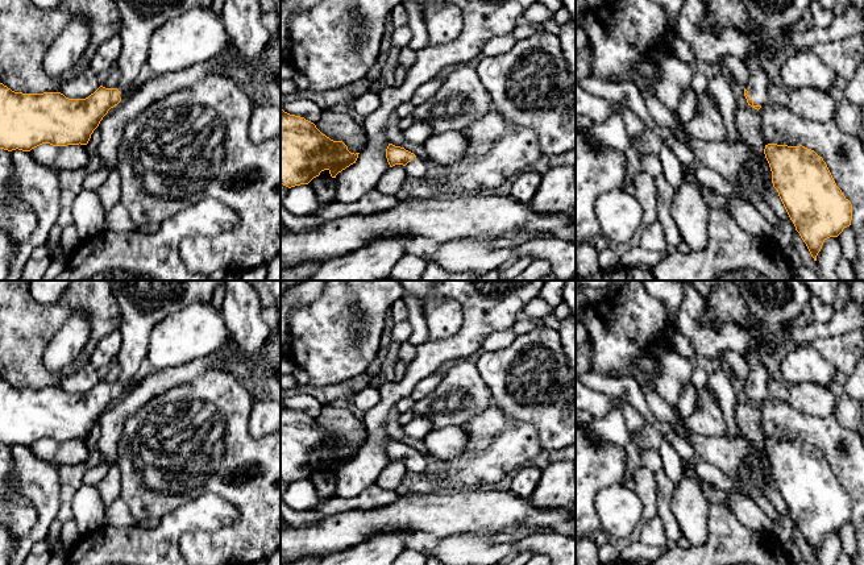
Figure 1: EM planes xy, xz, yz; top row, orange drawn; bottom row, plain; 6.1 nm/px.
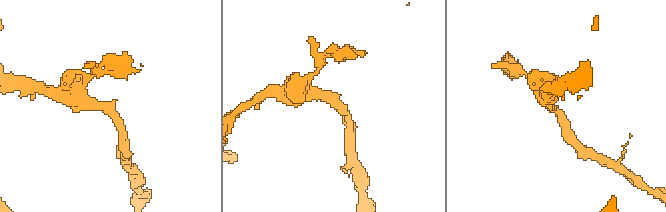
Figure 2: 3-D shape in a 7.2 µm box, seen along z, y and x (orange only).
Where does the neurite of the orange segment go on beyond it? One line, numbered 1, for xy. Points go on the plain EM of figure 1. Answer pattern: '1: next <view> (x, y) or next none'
1: next xy (142, 303)

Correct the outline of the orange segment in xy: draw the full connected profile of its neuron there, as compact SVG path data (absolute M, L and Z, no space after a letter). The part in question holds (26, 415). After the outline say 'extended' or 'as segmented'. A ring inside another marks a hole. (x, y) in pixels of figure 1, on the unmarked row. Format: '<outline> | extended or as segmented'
M227 281L107 282L121 311L119 381L100 381L86 394L68 394L61 387L14 387L0 378L0 444L30 446L42 439L87 440L108 406L133 385L154 327L186 306L211 303L215 288Z | extended

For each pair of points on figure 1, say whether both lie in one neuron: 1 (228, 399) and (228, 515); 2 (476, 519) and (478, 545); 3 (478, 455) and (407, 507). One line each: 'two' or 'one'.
1: two
2: two
3: two

